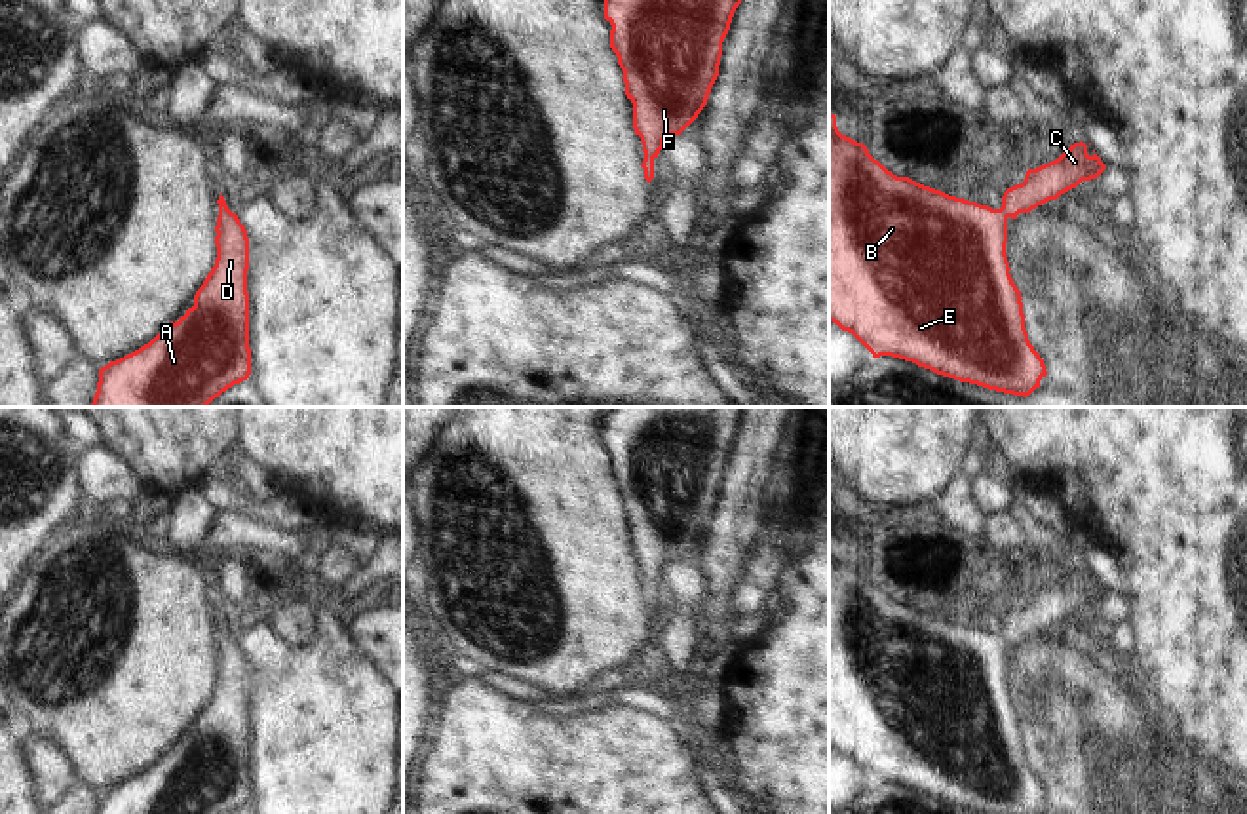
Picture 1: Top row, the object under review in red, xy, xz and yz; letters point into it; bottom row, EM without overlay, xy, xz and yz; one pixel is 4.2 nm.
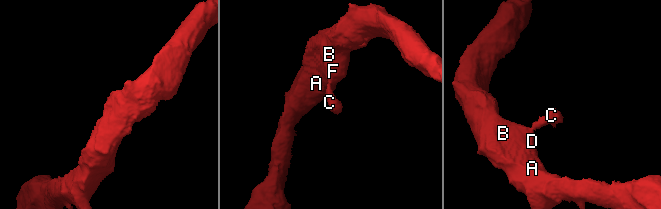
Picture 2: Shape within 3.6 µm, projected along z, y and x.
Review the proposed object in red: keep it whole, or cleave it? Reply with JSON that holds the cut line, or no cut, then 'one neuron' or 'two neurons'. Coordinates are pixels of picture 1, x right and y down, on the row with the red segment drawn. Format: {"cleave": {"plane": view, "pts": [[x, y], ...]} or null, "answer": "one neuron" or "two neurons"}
{"cleave": null, "answer": "one neuron"}

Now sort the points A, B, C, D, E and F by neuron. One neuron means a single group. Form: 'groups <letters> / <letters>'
groups A B C D E F

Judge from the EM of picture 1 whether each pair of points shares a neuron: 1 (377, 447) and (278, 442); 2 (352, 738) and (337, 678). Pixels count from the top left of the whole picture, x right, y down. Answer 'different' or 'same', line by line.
1: same
2: same

